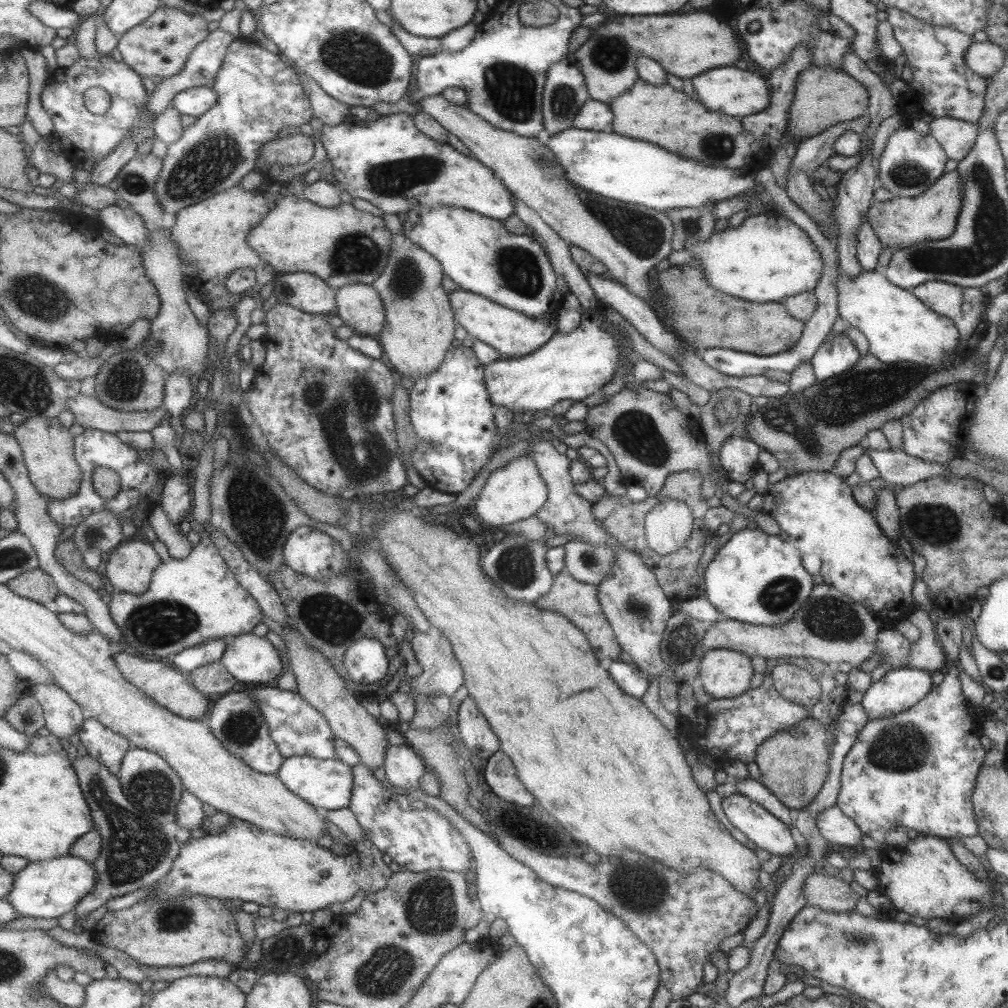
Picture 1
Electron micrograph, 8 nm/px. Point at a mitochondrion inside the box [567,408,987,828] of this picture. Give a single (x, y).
(902, 748)

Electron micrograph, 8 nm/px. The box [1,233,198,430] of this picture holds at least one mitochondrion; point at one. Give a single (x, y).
(32, 294)

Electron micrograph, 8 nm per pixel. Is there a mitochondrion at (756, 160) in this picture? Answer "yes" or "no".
yes

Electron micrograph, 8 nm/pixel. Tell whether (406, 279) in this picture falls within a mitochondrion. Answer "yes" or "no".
yes

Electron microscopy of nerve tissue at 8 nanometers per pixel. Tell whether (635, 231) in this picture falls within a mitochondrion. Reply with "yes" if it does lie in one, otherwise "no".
yes

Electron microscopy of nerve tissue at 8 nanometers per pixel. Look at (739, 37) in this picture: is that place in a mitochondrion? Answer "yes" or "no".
no

